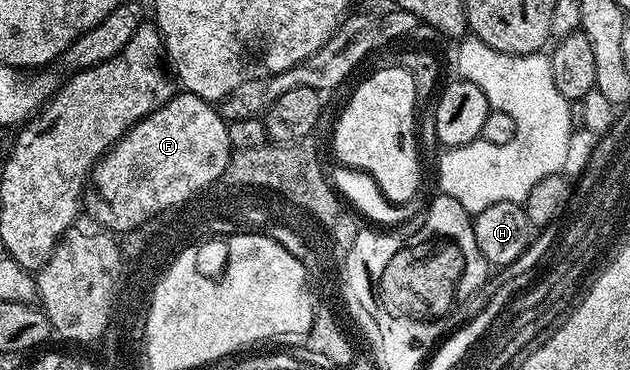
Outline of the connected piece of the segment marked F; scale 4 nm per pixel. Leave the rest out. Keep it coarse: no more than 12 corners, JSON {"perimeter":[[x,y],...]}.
{"perimeter":[[180,92],[100,159],[118,230],[221,181],[228,122]]}

